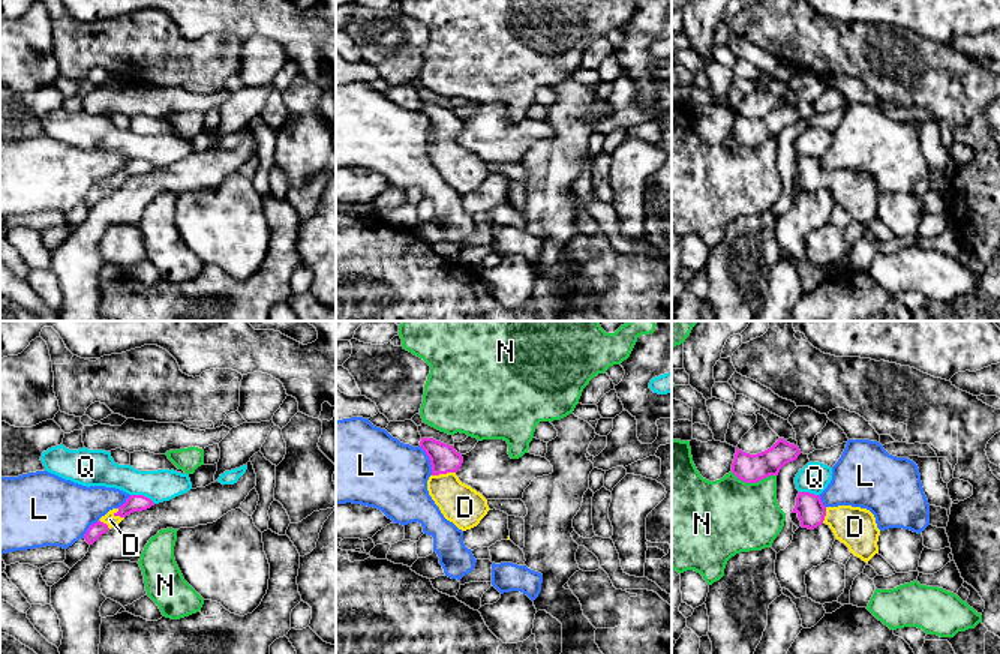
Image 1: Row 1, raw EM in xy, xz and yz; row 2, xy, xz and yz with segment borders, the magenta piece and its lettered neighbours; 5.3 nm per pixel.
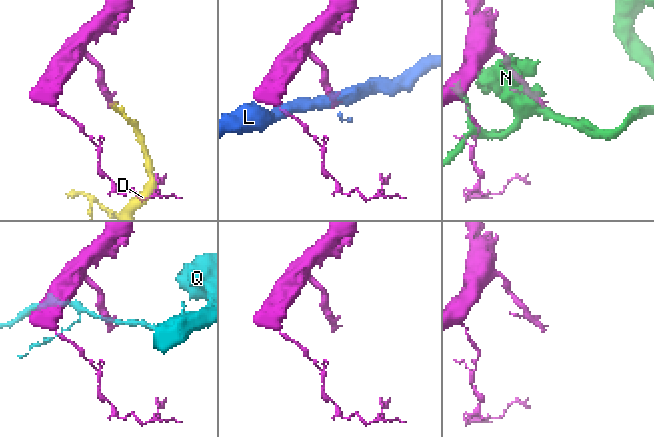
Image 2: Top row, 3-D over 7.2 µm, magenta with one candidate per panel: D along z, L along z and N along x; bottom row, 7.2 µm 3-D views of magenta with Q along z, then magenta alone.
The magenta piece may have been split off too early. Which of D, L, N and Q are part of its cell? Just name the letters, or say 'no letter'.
D

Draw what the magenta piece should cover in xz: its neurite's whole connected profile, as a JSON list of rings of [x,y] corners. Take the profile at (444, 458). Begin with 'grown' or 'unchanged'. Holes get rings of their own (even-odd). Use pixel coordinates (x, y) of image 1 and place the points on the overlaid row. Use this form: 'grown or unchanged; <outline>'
grown; [[[421,438],[420,447],[432,465],[432,476],[427,480],[429,495],[444,518],[462,531],[477,526],[490,508],[480,492],[456,476],[463,464],[462,454],[453,446],[433,438]]]

